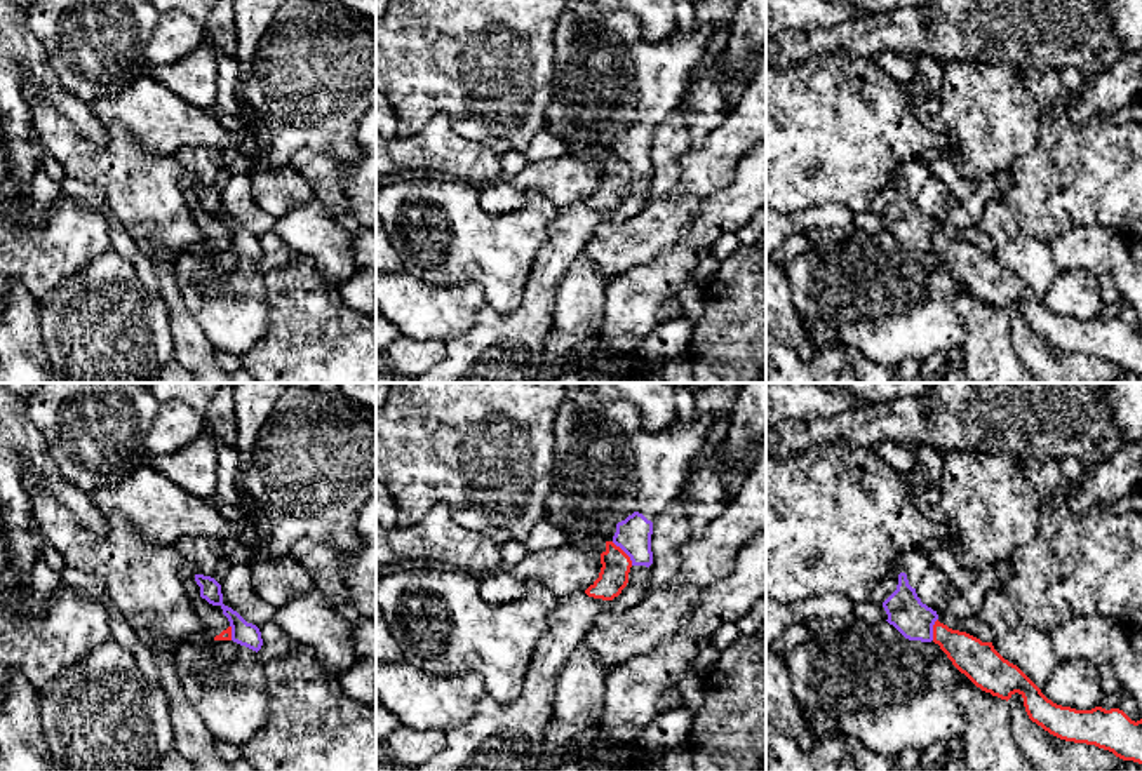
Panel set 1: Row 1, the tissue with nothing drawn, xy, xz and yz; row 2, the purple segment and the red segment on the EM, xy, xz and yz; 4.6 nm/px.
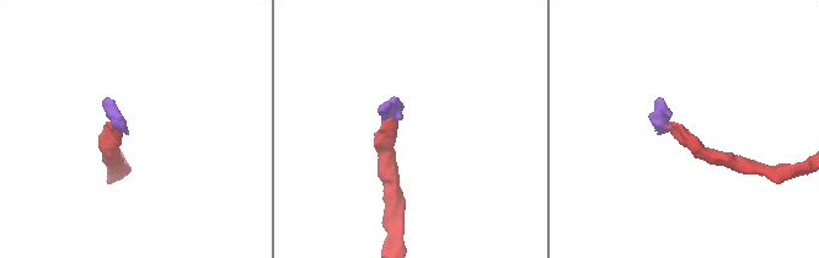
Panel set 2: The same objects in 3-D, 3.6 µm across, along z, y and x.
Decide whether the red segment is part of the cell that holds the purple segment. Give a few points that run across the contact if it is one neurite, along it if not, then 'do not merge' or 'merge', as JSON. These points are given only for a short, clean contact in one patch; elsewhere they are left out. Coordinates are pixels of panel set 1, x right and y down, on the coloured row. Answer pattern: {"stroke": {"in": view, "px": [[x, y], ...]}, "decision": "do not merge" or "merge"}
{"stroke": {"in": "xz", "px": [[611, 542], [632, 564]]}, "decision": "do not merge"}

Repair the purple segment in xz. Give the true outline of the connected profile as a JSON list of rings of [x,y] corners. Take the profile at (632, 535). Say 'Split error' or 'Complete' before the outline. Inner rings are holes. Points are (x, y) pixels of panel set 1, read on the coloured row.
Split error. [[[705,383],[695,397],[695,419],[689,425],[675,418],[660,430],[632,435],[639,494],[635,512],[616,524],[613,536],[613,543],[632,560],[627,587],[613,600],[585,592],[561,597],[534,644],[521,694],[512,703],[500,703],[486,693],[463,724],[444,731],[444,748],[409,771],[540,771],[543,731],[554,712],[555,684],[564,665],[606,607],[628,609],[642,599],[653,564],[653,520],[681,494],[688,463],[715,419],[733,409],[740,386]]]

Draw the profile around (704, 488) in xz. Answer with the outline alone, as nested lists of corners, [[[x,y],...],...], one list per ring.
[[[717,446],[696,468],[688,468],[682,498],[691,505],[688,522],[693,538],[705,534],[707,527],[729,503],[721,473],[724,468],[740,468],[740,461],[722,456],[724,446]]]

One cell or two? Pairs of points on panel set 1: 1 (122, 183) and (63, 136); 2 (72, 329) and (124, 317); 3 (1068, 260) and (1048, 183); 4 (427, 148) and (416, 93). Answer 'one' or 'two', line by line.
1: one
2: one
3: two
4: two

